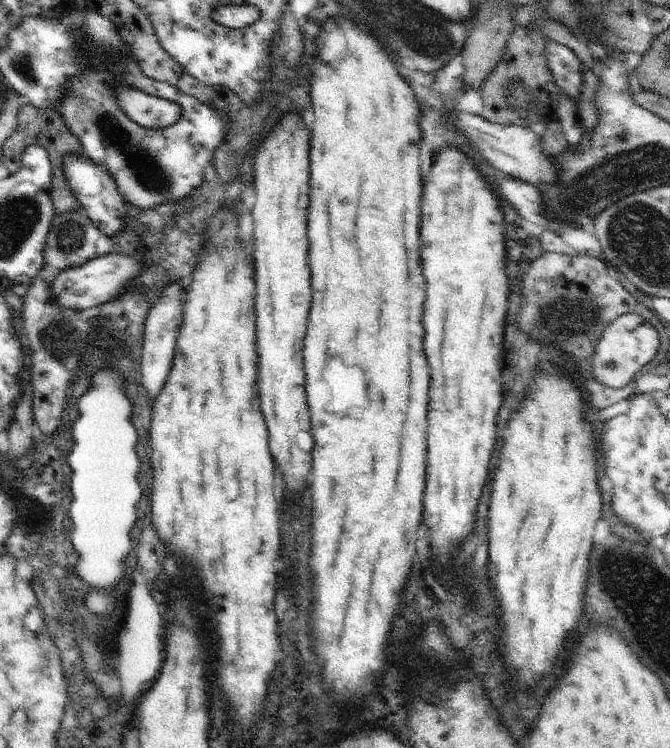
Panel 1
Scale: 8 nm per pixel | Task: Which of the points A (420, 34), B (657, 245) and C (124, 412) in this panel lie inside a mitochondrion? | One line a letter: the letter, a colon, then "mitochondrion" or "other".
A: mitochondrion
B: mitochondrion
C: other

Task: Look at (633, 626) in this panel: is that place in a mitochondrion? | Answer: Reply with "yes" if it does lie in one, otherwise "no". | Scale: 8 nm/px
yes

